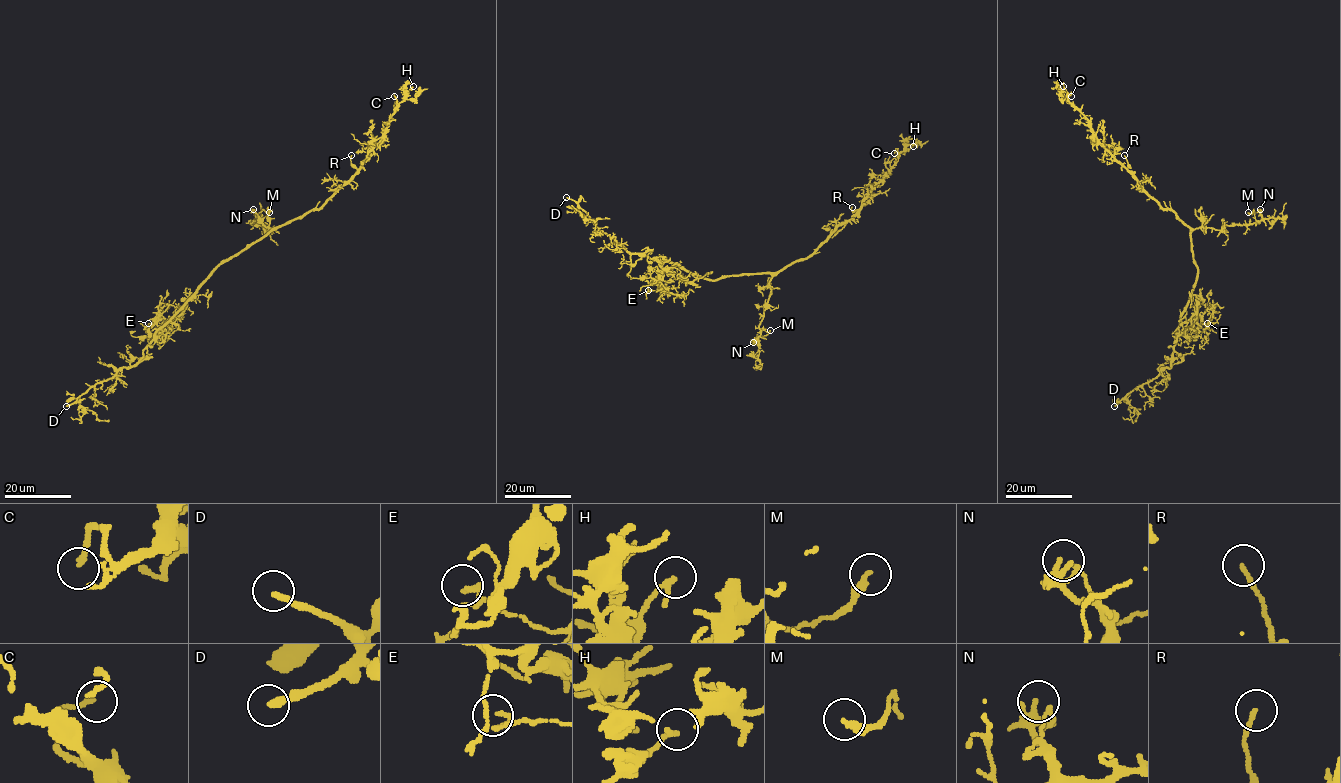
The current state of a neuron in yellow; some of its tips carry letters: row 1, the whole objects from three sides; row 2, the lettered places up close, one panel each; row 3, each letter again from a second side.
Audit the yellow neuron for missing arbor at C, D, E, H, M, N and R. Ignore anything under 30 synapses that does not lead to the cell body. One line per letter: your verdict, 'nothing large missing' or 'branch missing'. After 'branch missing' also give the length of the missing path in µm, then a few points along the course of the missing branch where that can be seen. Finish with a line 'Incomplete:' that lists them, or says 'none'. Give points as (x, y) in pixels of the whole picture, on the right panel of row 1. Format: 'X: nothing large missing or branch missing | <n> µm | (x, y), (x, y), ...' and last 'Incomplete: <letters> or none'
C: nothing large missing
D: branch missing | 35 µm | (1114, 406), (1110, 411), (1113, 433), (1107, 425)
E: nothing large missing
H: nothing large missing
M: nothing large missing
N: nothing large missing
R: nothing large missing
Incomplete: D

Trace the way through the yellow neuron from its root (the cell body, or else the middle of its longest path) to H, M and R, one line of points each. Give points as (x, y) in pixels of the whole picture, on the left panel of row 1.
H: (245, 249), (271, 230), (317, 210), (339, 189), (381, 139), (395, 107), (413, 86)
M: (245, 249), (271, 230), (270, 227), (267, 230), (259, 225), (255, 218), (263, 210), (269, 212)
R: (245, 249), (271, 230), (317, 210), (356, 172), (351, 162), (351, 155)

